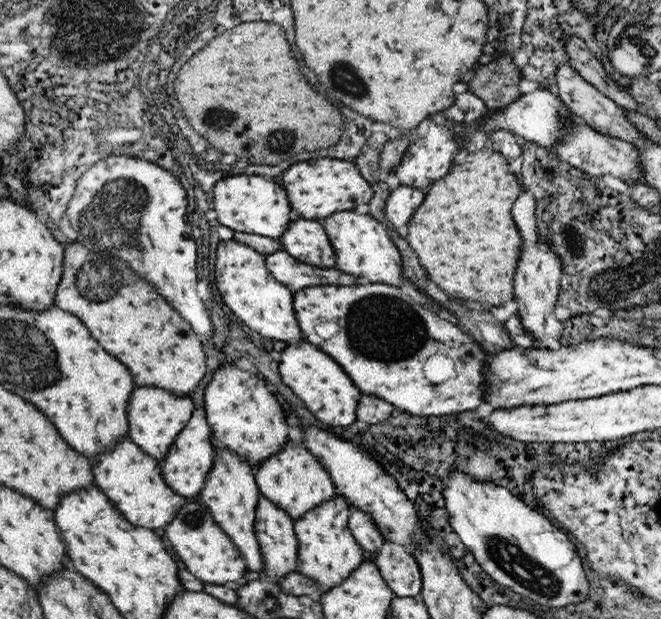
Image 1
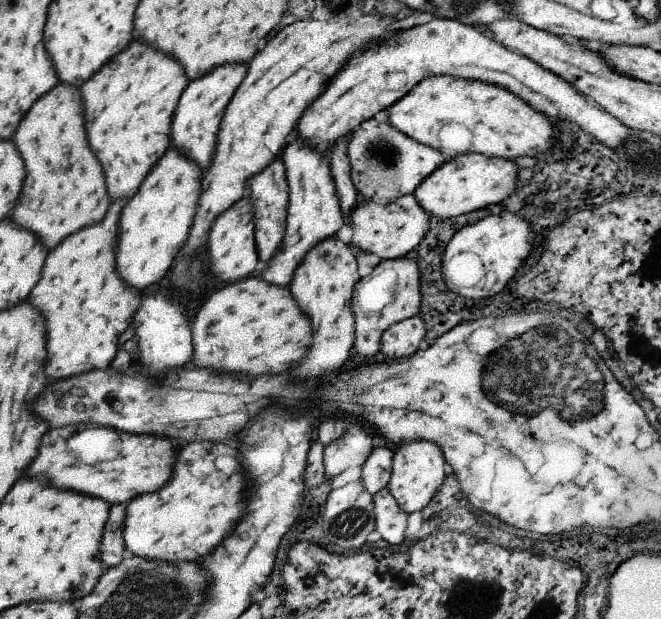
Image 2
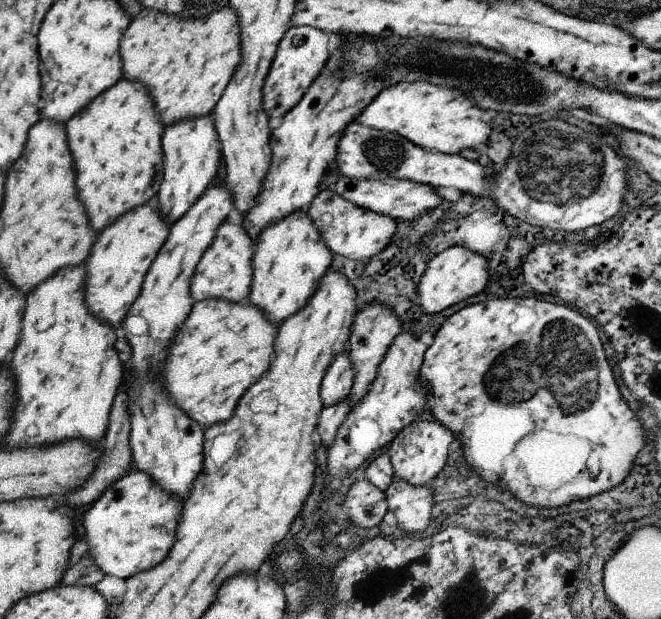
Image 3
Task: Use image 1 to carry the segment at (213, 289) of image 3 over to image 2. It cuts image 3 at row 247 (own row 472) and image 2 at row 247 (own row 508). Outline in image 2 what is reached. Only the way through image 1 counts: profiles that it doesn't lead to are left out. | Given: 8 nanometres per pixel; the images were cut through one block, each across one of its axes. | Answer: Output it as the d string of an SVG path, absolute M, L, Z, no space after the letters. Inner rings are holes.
M243 196L235 206L231 206L229 210L225 210L211 226L209 232L209 270L213 274L213 278L221 280L221 282L241 282L245 278L251 278L255 272L255 264L257 264L257 256L255 254L255 222L253 222L253 200Z

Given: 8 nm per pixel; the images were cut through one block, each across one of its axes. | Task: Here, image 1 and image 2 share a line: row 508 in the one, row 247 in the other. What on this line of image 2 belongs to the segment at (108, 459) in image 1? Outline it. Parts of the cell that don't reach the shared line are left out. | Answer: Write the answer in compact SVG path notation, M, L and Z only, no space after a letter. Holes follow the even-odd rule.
M171 144L165 156L147 174L137 194L125 204L125 210L121 210L121 246L117 246L117 272L135 290L141 290L161 280L169 270L171 258L177 256L177 248L185 242L185 238L189 238L193 218L197 214L199 196L201 196L201 178L203 178L203 170L193 160L173 150L173 144Z

